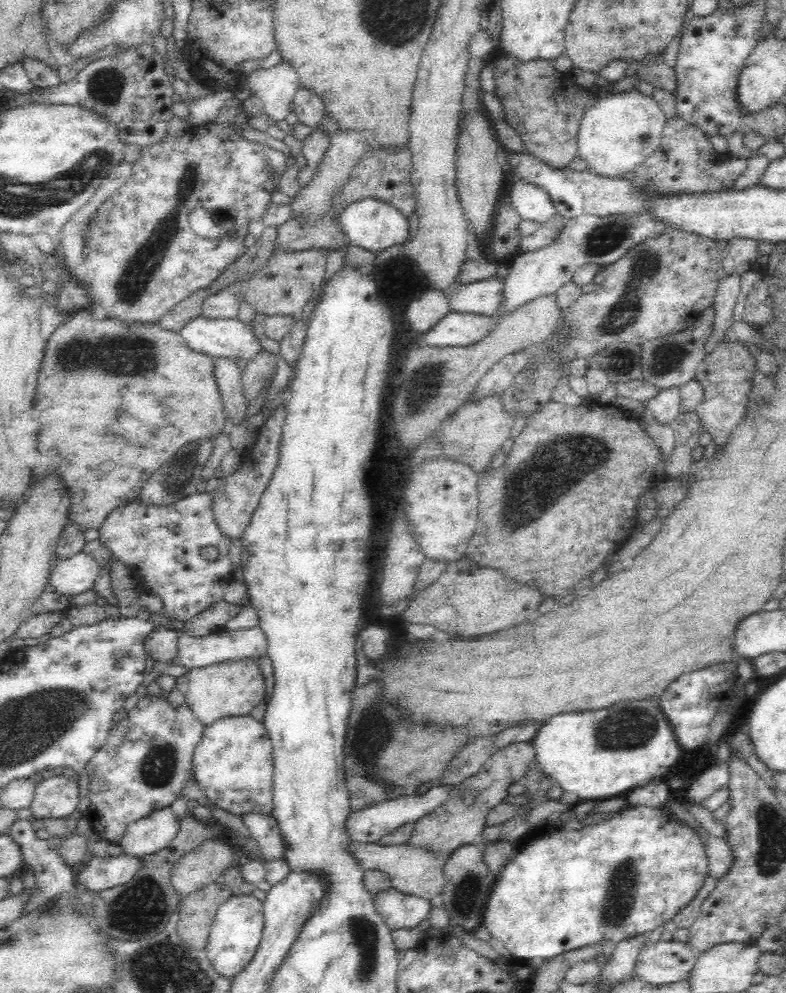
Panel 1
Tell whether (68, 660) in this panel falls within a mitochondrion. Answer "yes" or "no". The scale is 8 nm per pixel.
no

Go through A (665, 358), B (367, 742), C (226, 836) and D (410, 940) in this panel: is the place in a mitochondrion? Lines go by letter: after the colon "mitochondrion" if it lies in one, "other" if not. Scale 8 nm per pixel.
A: mitochondrion
B: mitochondrion
C: other
D: other

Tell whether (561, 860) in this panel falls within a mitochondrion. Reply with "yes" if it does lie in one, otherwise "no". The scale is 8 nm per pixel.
no

